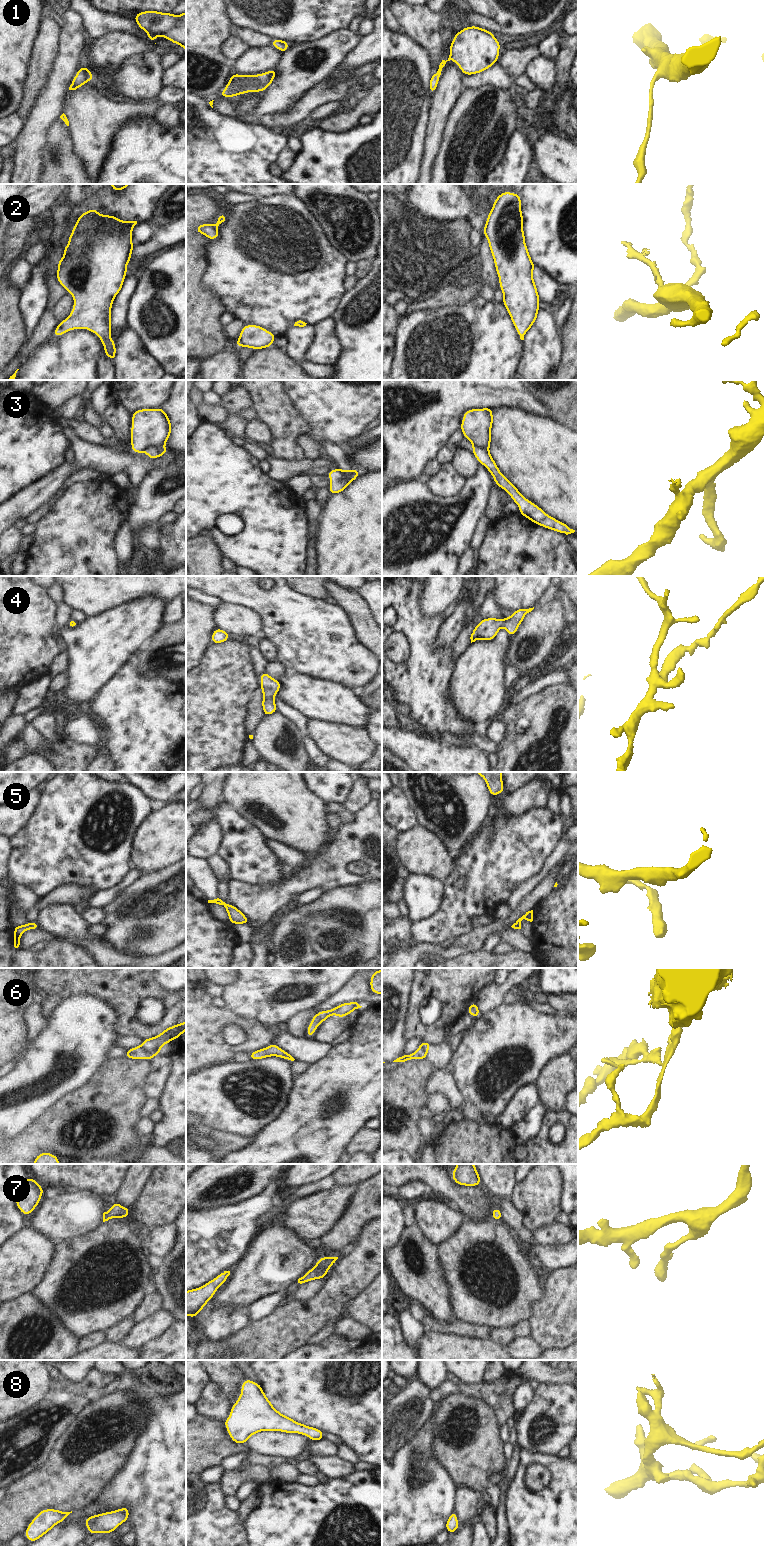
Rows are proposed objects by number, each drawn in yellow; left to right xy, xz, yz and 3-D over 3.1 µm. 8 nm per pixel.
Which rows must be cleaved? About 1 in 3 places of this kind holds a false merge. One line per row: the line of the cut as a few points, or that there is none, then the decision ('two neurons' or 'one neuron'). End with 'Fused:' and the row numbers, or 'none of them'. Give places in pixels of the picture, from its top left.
1: no cut | one neuron
2: no cut | one neuron
3: xy (163, 446), (149, 446), (144, 451) | two neurons
4: no cut | one neuron
5: no cut | one neuron
6: xy (141, 1045), (148, 1050), (160, 1049) | two neurons
7: no cut | one neuron
8: no cut | one neuron
Fused: 3, 6

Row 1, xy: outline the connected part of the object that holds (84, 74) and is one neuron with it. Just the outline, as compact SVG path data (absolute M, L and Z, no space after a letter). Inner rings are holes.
M80 66L79 71L75 74L69 90L76 90L82 87L85 83L93 80L92 72L84 66Z

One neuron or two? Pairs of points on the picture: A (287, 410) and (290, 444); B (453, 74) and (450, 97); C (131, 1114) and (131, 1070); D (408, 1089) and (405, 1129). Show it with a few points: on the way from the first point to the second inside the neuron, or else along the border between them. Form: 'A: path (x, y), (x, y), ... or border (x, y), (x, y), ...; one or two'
A: path (287, 418), (290, 424), (290, 436); one
B: path (451, 80), (450, 91); one
C: path (131, 1103), (131, 1081); one
D: path (407, 1099), (405, 1119); one

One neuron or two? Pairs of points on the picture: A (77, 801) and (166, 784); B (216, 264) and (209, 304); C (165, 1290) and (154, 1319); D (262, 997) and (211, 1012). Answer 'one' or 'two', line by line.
A: two
B: two
C: two
D: two

